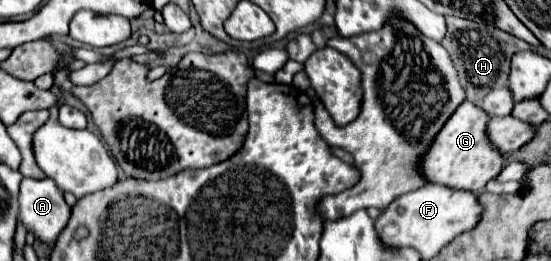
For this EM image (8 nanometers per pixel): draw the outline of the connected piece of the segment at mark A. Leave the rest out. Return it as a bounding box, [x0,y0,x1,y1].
[19,178,71,244]

